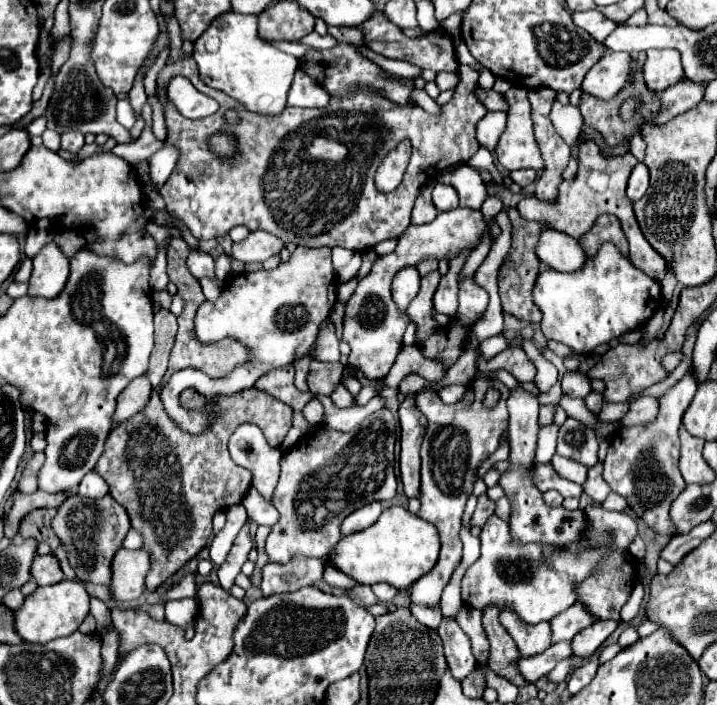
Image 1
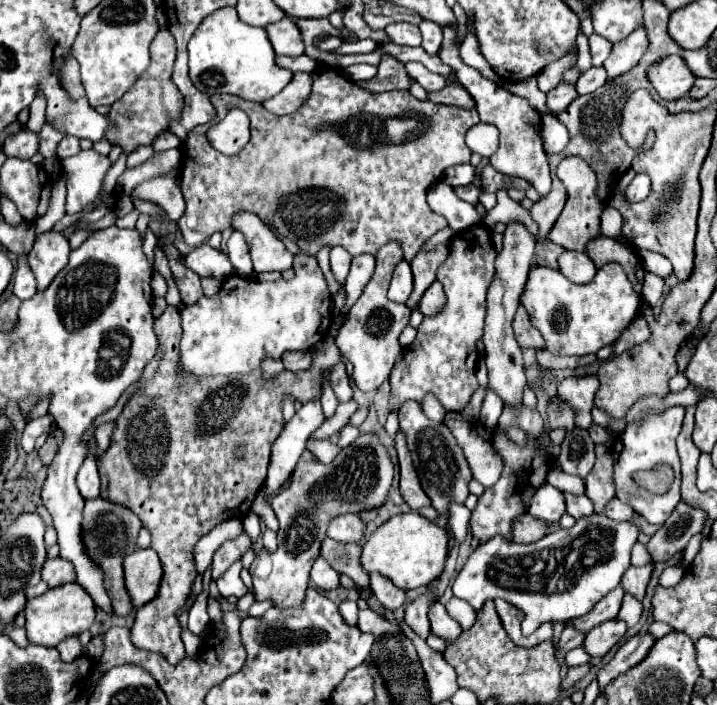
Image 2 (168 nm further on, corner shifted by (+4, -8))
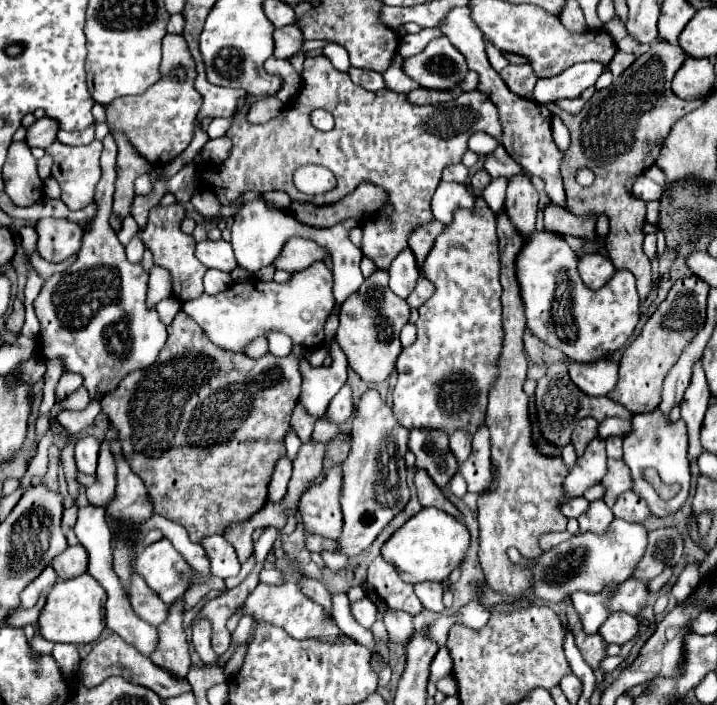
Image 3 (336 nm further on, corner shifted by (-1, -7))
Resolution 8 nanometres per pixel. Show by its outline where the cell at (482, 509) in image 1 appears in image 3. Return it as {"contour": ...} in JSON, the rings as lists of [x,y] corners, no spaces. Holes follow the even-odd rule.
{"contour":[[[505,212],[497,216],[497,236],[499,236],[499,256],[501,256],[501,304],[503,304],[503,346],[501,354],[497,358],[497,378],[489,390],[489,408],[485,422],[491,432],[491,460],[499,468],[499,484],[493,492],[481,494],[479,496],[479,562],[483,568],[483,574],[489,582],[489,588],[495,594],[501,596],[513,596],[521,598],[525,590],[529,588],[529,572],[527,570],[517,570],[507,558],[505,550],[507,548],[517,548],[523,556],[537,556],[541,554],[541,548],[537,544],[539,536],[545,532],[561,532],[565,530],[567,518],[557,512],[557,502],[563,498],[563,480],[569,474],[569,468],[565,466],[561,456],[547,456],[543,454],[533,440],[533,430],[531,430],[531,420],[529,420],[529,396],[523,392],[523,380],[527,376],[527,360],[523,352],[523,328],[525,328],[525,304],[521,300],[521,288],[517,282],[517,254],[521,252],[523,244],[521,238],[517,238],[517,230],[513,230],[513,224],[509,218],[505,218]]]}

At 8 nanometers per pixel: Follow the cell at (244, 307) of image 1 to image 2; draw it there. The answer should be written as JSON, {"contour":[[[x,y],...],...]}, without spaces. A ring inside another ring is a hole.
{"contour":[[[299,251],[290,281],[258,281],[232,275],[214,297],[200,297],[182,311],[182,367],[186,375],[250,373],[264,357],[280,359],[284,351],[312,349],[330,323],[330,291],[315,256]]]}

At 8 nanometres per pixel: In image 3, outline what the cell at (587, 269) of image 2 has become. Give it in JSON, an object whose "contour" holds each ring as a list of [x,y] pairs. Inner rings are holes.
{"contour":[[[599,252],[595,254],[585,254],[583,258],[579,258],[579,276],[583,280],[583,284],[587,288],[601,288],[615,272],[615,266],[611,264],[611,260]]]}

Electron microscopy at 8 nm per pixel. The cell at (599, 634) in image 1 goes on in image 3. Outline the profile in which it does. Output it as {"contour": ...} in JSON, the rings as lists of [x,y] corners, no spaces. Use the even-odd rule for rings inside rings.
{"contour":[[[617,612],[617,614],[611,614],[605,620],[605,624],[601,626],[599,634],[601,634],[601,638],[607,644],[619,644],[619,646],[623,646],[625,642],[635,638],[637,630],[639,630],[639,624],[637,624],[635,616],[625,614],[625,612]]]}

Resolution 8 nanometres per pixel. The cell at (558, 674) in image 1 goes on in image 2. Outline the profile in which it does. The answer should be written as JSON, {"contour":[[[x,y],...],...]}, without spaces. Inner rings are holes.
{"contour":[[[578,647],[578,649],[572,649],[568,655],[566,655],[566,665],[572,667],[572,665],[584,665],[588,663],[592,657],[584,651],[584,647]]]}

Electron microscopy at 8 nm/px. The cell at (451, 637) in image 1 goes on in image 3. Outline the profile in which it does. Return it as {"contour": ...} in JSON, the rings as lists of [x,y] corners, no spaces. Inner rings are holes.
{"contour":[[[421,582],[415,586],[417,598],[421,598],[421,604],[425,610],[431,612],[445,612],[443,606],[443,588],[437,582]]]}

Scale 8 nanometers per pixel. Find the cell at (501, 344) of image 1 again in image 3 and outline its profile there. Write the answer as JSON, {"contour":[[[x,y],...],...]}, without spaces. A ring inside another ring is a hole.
{"contour":[[[483,424],[473,434],[473,452],[461,464],[459,474],[467,482],[467,490],[481,494],[491,484],[491,452],[489,452],[489,428]]]}

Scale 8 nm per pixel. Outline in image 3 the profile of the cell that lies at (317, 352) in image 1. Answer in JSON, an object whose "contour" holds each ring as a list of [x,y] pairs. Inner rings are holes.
{"contour":[[[345,384],[345,386],[335,394],[335,398],[331,400],[329,410],[327,410],[327,414],[325,414],[325,416],[327,416],[329,420],[337,422],[337,424],[343,424],[343,422],[351,416],[351,412],[353,412],[351,388],[349,388],[349,384]]]}

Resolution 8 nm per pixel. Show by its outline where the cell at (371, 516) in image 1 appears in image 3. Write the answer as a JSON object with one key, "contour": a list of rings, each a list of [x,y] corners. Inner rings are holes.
{"contour":[[[341,464],[329,468],[325,480],[309,488],[299,500],[299,516],[305,524],[307,534],[321,534],[325,538],[339,538],[343,530],[343,514],[341,514]]]}

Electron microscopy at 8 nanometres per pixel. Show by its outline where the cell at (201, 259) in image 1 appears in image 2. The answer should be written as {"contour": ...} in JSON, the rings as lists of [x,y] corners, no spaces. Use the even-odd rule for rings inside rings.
{"contour":[[[208,243],[192,249],[184,257],[184,265],[188,269],[192,269],[194,273],[198,273],[200,277],[214,277],[218,281],[228,279],[232,275],[232,271],[234,271],[228,255],[222,253],[220,249],[210,247]]]}

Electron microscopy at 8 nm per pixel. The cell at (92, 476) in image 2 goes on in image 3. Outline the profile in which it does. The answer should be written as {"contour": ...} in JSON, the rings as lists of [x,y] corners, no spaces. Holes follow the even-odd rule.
{"contour":[[[85,436],[75,446],[75,464],[77,472],[95,476],[97,470],[97,454],[99,454],[99,442],[93,436]]]}

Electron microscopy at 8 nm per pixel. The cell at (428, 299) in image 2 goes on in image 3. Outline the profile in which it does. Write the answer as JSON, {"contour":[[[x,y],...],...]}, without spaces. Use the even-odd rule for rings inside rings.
{"contour":[[[419,278],[415,290],[407,296],[407,304],[409,304],[411,308],[419,308],[419,306],[425,304],[433,294],[435,294],[433,282],[429,282],[427,278]]]}

